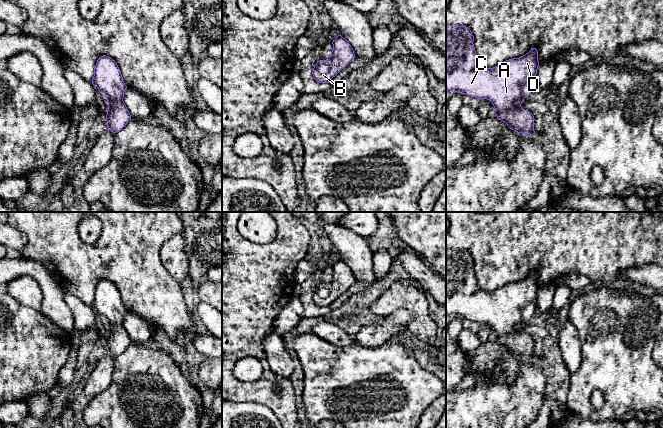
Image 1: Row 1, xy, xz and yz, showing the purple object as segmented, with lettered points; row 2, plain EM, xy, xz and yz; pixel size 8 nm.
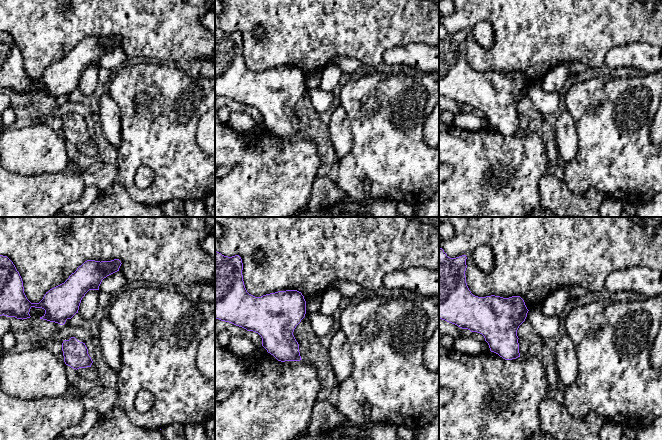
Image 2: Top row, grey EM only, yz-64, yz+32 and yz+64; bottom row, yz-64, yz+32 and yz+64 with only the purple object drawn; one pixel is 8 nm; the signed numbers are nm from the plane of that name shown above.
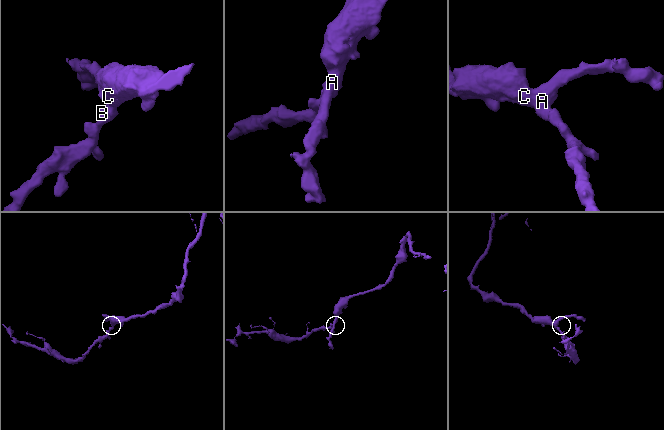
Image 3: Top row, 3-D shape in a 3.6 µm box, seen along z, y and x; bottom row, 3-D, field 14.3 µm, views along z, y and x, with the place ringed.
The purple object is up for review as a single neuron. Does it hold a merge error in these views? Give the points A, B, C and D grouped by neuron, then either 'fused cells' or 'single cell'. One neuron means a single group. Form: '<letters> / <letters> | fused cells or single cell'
A B C D | single cell

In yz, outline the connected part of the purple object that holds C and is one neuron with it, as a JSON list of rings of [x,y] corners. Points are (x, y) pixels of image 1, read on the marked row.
[[[446,25],[446,90],[491,101],[497,118],[505,122],[510,129],[527,136],[533,135],[534,116],[528,110],[524,110],[521,104],[537,86],[537,49],[531,48],[519,58],[486,68],[478,61],[473,41],[474,36],[468,27]]]

